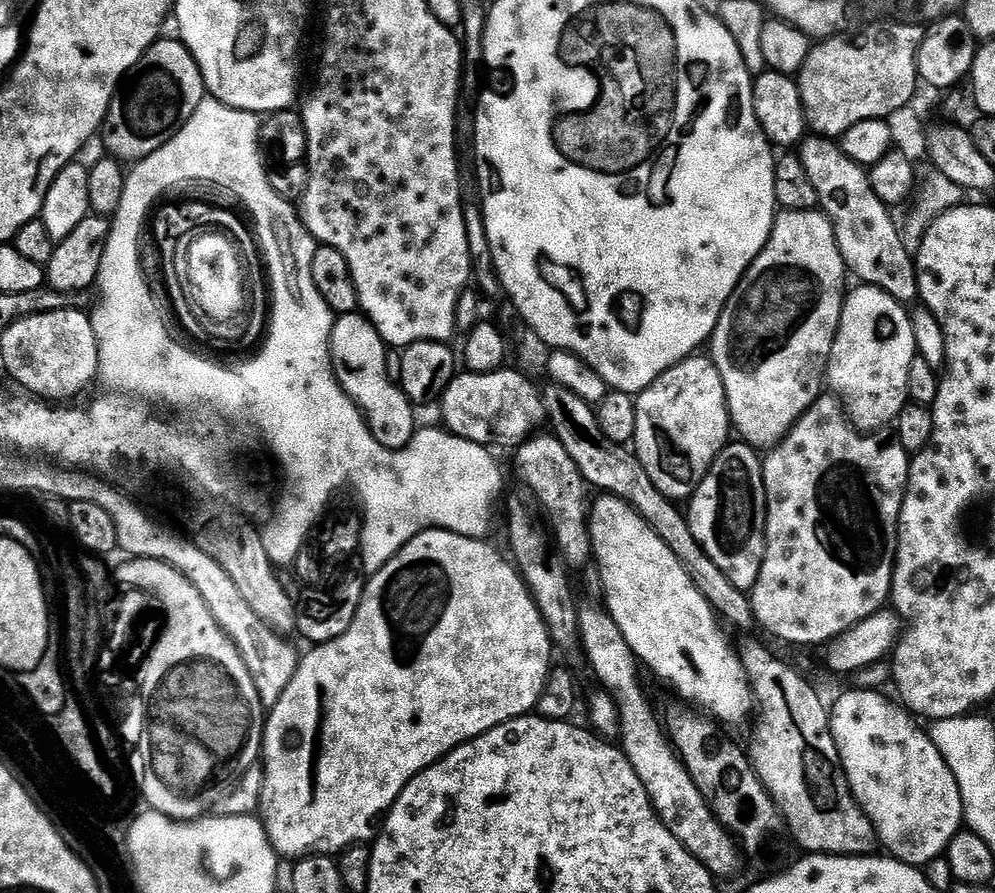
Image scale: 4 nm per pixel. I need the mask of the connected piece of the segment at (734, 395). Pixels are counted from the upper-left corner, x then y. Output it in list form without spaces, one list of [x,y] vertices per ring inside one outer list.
[[[784,210],[777,215],[766,246],[758,254],[756,261],[746,270],[746,274],[740,280],[740,285],[736,287],[734,294],[726,302],[726,306],[720,315],[720,320],[716,324],[716,329],[712,332],[712,339],[710,341],[710,349],[712,348],[710,359],[715,364],[718,374],[722,374],[722,386],[726,390],[726,398],[728,399],[730,424],[735,431],[736,428],[740,431],[739,439],[743,443],[751,444],[757,450],[771,450],[775,448],[783,440],[784,435],[799,422],[802,414],[806,414],[806,410],[810,410],[810,406],[821,396],[822,389],[826,384],[828,355],[834,346],[834,338],[838,334],[838,326],[842,318],[842,306],[844,305],[846,295],[844,276],[846,277],[846,269],[842,254],[838,250],[834,226],[832,221],[823,212],[819,210],[811,212],[790,212]]]

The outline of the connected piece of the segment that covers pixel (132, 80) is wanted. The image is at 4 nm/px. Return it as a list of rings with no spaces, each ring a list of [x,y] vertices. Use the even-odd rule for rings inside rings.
[[[157,42],[144,51],[143,58],[120,81],[108,107],[102,129],[104,148],[108,151],[105,153],[121,162],[144,160],[154,154],[154,150],[179,132],[181,124],[185,124],[206,99],[204,79],[188,47],[181,43],[177,43],[176,48],[162,45]]]

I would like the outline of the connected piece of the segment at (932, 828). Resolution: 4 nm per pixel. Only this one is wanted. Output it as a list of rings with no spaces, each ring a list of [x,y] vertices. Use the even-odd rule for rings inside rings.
[[[849,691],[831,701],[830,719],[834,742],[856,805],[870,818],[876,839],[887,855],[903,864],[927,866],[931,860],[941,859],[950,842],[962,831],[964,807],[958,782],[938,746],[934,746],[931,735],[925,729],[923,732],[899,703],[891,704],[879,691]]]

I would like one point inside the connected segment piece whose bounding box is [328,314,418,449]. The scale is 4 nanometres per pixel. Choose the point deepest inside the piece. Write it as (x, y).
(359, 355)

